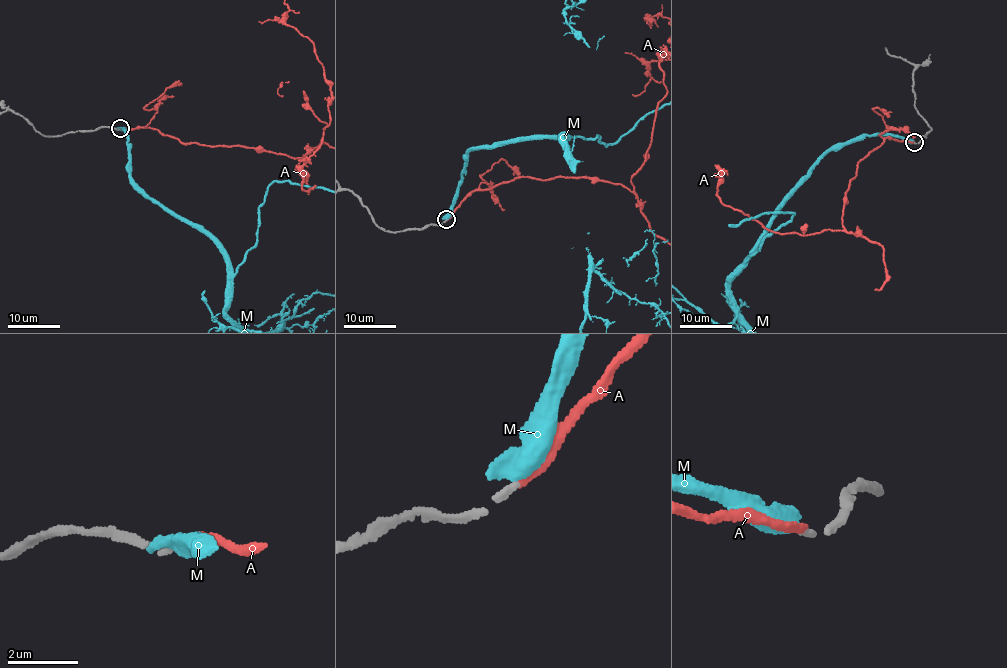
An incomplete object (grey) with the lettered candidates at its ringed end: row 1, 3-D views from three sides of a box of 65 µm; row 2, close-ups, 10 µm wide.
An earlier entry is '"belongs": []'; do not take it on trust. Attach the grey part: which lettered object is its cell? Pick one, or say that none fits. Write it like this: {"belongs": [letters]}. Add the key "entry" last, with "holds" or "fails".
{"belongs": ["A"], "entry": "fails"}

